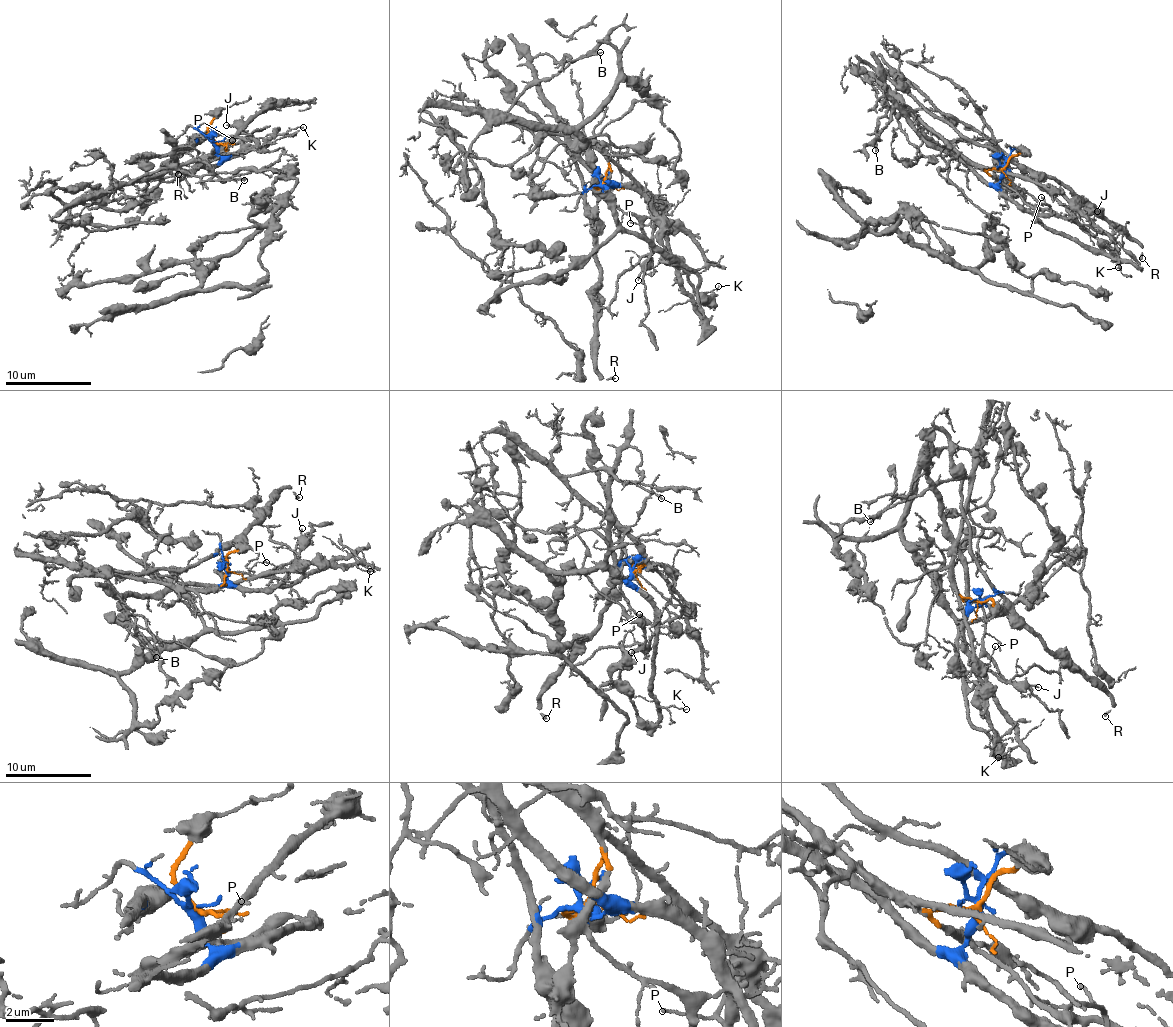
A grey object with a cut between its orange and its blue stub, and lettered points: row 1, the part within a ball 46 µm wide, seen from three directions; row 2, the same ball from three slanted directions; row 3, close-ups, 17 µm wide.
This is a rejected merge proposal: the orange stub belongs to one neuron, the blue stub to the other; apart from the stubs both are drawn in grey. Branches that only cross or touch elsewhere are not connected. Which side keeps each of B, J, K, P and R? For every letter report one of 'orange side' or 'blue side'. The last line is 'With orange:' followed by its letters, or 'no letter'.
B: blue side
J: blue side
K: blue side
P: blue side
R: blue side
With orange: no letter

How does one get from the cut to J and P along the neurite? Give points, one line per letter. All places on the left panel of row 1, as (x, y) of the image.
J: (214, 141), (214, 146), (224, 156), (239, 155), (257, 146), (254, 137), (236, 123), (226, 125)
P: (214, 141), (214, 146), (224, 156), (239, 155), (257, 144), (255, 138), (245, 135), (232, 140)

